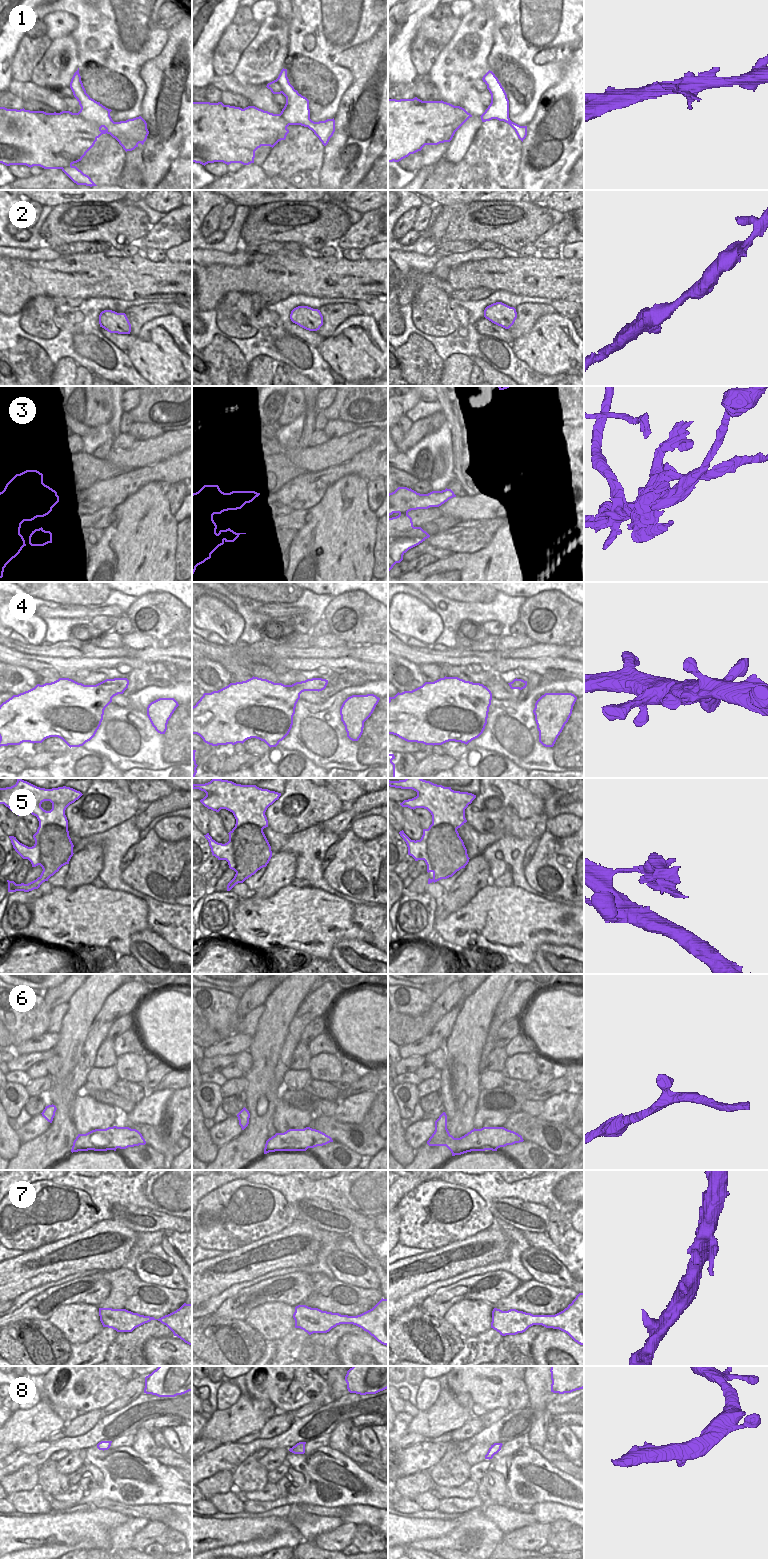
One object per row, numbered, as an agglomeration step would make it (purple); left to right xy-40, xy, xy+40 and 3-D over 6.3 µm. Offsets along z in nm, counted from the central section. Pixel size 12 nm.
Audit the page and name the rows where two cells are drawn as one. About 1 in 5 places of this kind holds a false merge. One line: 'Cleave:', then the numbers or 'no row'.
Cleave: 3, 5.

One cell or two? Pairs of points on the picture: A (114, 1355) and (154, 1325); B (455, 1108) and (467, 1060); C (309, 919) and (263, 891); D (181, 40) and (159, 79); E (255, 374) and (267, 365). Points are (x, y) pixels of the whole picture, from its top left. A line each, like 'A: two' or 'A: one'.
A: one
B: one
C: two
D: one
E: one

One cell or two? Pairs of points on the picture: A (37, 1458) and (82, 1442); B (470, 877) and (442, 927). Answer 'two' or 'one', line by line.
A: one
B: two

